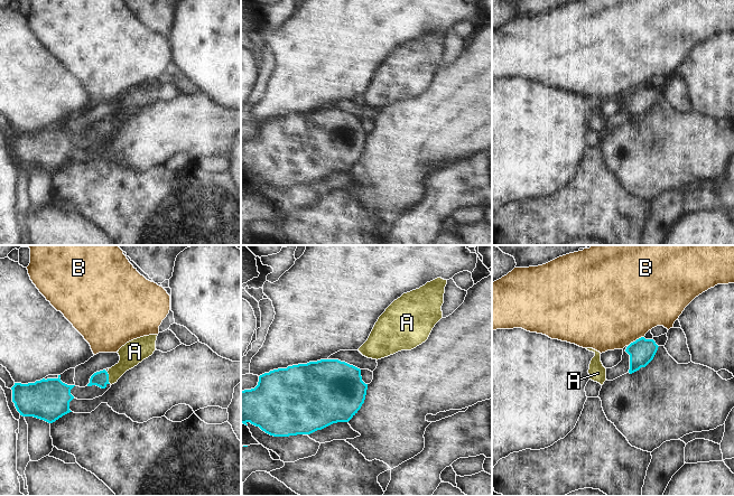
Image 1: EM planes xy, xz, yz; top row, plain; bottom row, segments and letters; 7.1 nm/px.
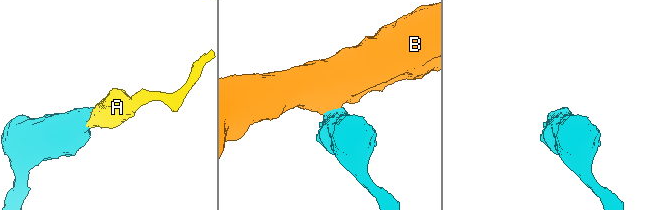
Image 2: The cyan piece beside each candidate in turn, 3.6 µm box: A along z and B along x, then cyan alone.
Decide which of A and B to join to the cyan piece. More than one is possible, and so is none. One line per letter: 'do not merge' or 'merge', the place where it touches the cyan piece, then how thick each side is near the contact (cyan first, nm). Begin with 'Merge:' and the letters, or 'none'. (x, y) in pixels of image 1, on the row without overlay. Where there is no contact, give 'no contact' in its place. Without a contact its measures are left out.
Merge: A
A: merge | xy (108, 127) | 110/170 nm
B: do not merge | yz (637, 89) | 180/500 nm

